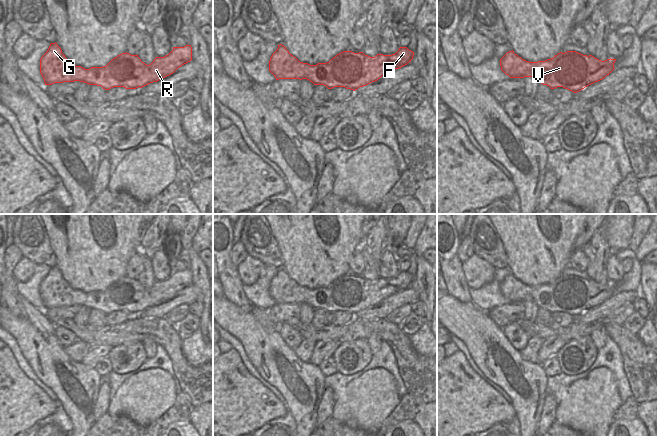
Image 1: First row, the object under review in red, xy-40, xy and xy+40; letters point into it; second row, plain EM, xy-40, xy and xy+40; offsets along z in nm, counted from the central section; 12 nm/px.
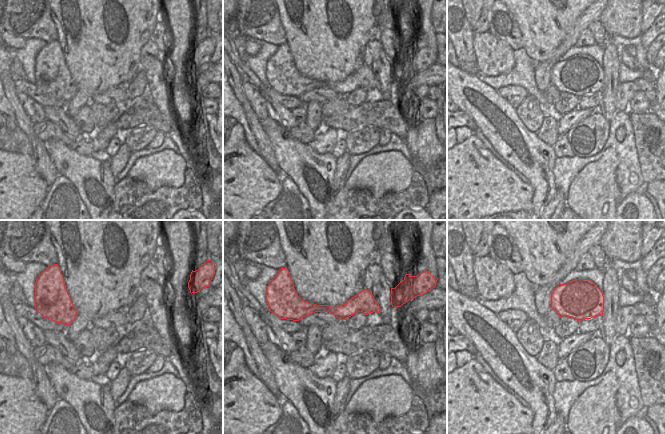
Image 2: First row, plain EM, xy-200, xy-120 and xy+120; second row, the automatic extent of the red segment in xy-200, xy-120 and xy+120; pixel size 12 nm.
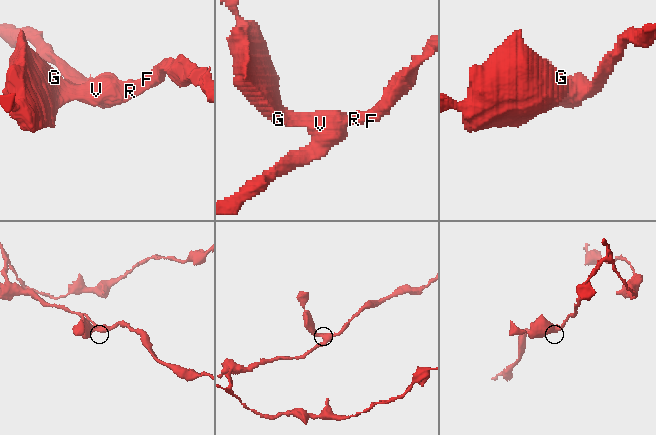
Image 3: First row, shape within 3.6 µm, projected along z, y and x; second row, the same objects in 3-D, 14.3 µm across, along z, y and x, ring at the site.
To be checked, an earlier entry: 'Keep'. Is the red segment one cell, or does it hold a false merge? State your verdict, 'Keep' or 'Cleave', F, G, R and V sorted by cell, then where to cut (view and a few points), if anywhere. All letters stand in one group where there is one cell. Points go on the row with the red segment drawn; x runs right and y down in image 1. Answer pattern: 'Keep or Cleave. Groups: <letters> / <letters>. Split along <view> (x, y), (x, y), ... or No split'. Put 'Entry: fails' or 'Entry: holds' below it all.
Keep. Groups: F G R V. No split
Entry: holds

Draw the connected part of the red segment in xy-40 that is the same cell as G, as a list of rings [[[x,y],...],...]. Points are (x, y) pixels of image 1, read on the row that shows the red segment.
[[[55,42],[40,59],[40,73],[45,85],[80,81],[105,90],[113,87],[136,89],[173,74],[191,60],[192,47],[186,45],[173,47],[168,55],[156,57],[149,65],[142,62],[138,55],[126,52],[113,58],[106,66],[85,69],[71,64]]]

